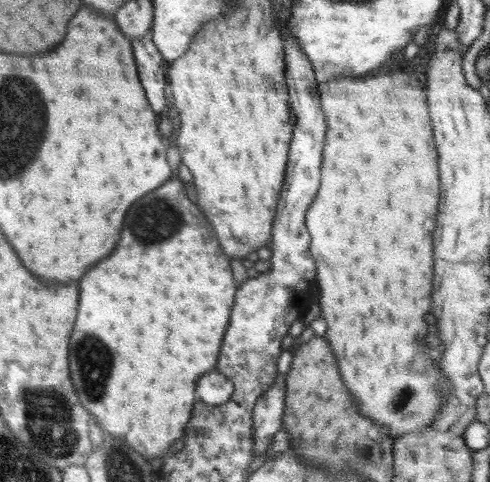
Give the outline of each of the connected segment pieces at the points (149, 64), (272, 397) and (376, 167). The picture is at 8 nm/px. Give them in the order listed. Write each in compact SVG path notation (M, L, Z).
M150 31L147 32L144 38L132 40L132 48L134 48L138 74L140 74L140 80L142 80L144 90L146 90L150 108L154 112L159 113L168 107L166 92L164 91L167 82L166 61L152 42Z
M277 374L274 384L256 400L253 408L254 455L258 458L266 454L266 448L272 442L272 436L283 428L285 390L287 384L284 375Z
M378 72L376 76L357 79L358 76L335 76L328 82L319 85L321 107L326 117L328 132L326 132L324 148L322 149L320 186L310 208L306 210L305 225L312 238L310 254L316 260L318 270L318 284L320 284L320 308L322 318L328 322L326 338L334 356L338 358L338 368L344 384L348 386L350 394L362 416L371 418L378 424L388 427L389 437L401 438L409 432L421 432L425 426L430 426L441 406L451 392L451 382L441 371L437 360L432 358L429 349L423 346L422 336L426 334L428 326L424 316L432 308L432 276L434 276L434 254L432 254L432 232L436 228L436 214L438 214L438 196L440 196L439 166L437 146L434 142L432 121L428 112L426 91L423 77L406 72Z

